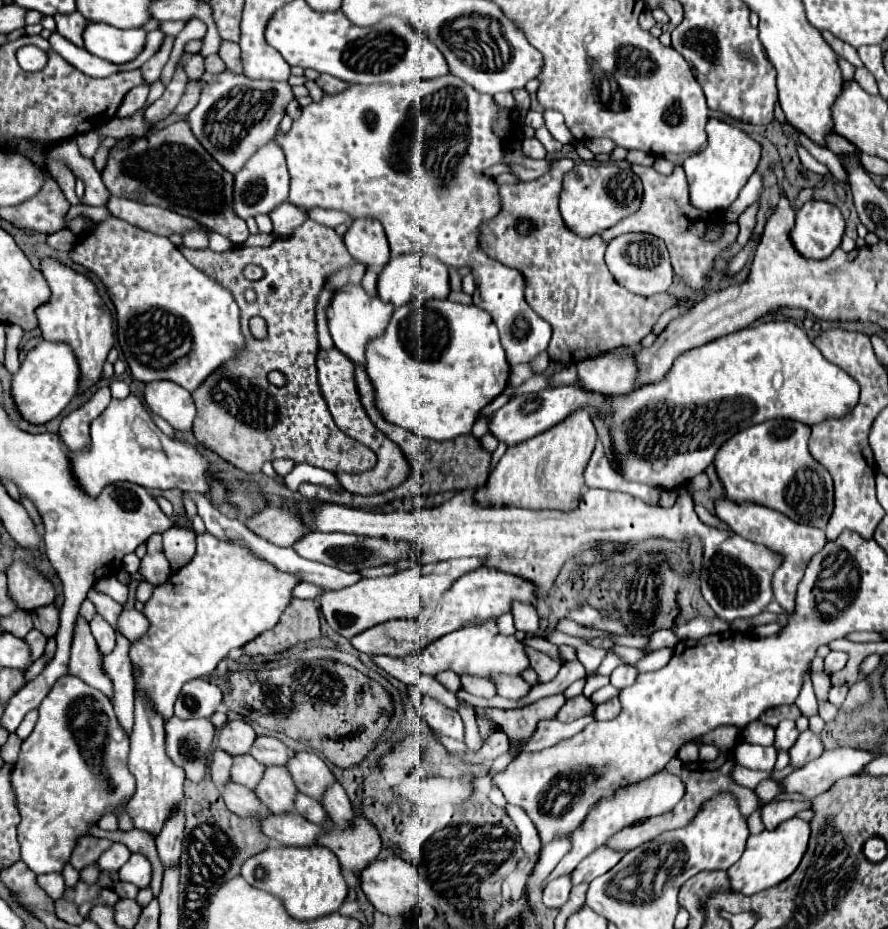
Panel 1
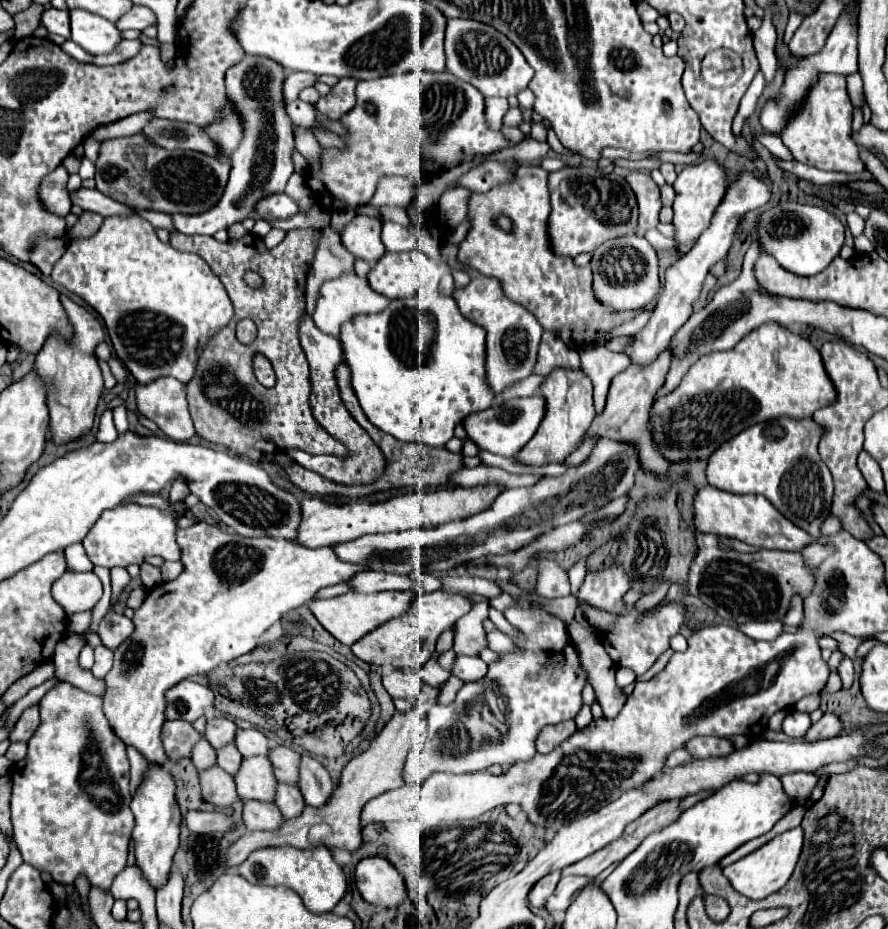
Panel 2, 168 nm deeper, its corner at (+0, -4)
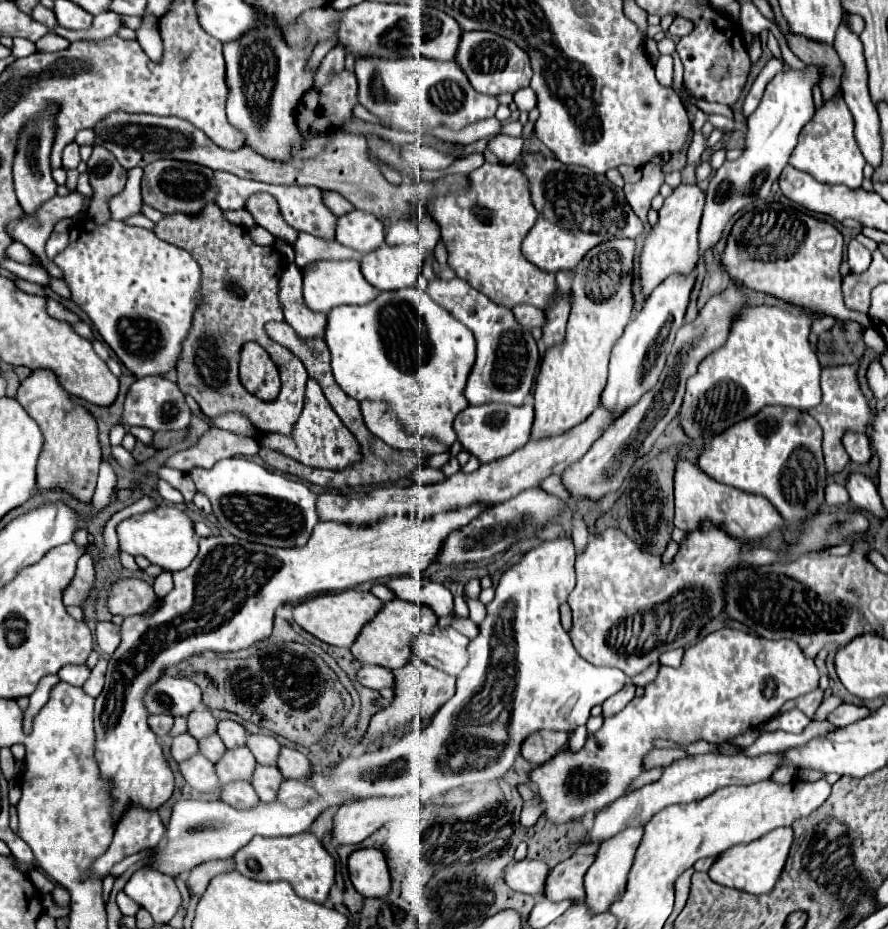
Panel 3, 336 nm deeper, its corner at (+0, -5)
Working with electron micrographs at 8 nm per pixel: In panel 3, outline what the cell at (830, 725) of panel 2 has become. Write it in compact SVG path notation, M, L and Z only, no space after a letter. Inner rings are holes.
M841 704L839 708L835 708L827 720L833 724L833 726L847 726L855 720L861 720L863 716L869 716L871 710L865 708L865 706L855 706L855 704Z

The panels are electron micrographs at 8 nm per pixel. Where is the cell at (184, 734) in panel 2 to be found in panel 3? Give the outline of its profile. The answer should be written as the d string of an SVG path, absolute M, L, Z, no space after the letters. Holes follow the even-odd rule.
M151 716L149 720L151 730L159 736L159 738L167 738L171 728L173 728L173 718L171 716Z

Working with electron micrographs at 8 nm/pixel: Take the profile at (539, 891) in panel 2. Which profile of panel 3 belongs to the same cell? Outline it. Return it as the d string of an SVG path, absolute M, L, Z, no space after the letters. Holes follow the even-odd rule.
M537 860L511 862L505 868L505 882L517 892L523 892L533 896L535 900L541 900L545 896L545 882L549 872L551 868L545 862L537 862Z

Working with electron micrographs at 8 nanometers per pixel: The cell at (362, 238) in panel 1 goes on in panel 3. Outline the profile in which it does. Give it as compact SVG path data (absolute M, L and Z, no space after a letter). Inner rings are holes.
M353 210L337 220L337 242L343 246L349 246L361 254L369 254L371 250L379 248L385 240L383 224L377 216Z

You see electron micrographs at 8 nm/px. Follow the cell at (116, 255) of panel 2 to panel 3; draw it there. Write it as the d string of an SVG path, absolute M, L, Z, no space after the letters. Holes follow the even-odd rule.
M81 218L71 226L69 236L69 246L57 254L53 262L63 272L63 280L71 290L71 300L87 312L103 340L137 378L171 372L177 366L183 342L191 330L191 320L203 300L201 266L183 248L175 248L159 240L155 232L129 226L123 220L109 220L97 226L89 218Z

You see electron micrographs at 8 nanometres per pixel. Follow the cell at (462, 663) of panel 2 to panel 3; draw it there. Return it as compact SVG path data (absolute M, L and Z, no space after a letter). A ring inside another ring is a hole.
M435 628L433 634L419 634L419 638L415 638L413 642L413 650L415 650L415 656L421 658L423 662L451 676L459 676L469 662L469 654L465 648L453 642L447 642L445 634L447 630L443 632L439 628Z

